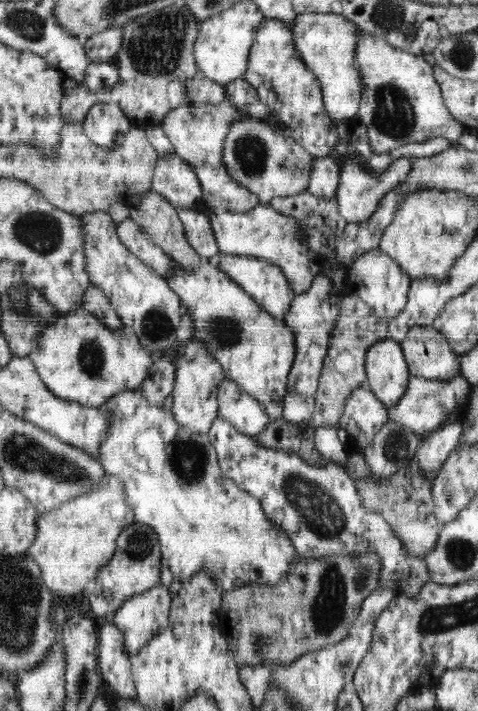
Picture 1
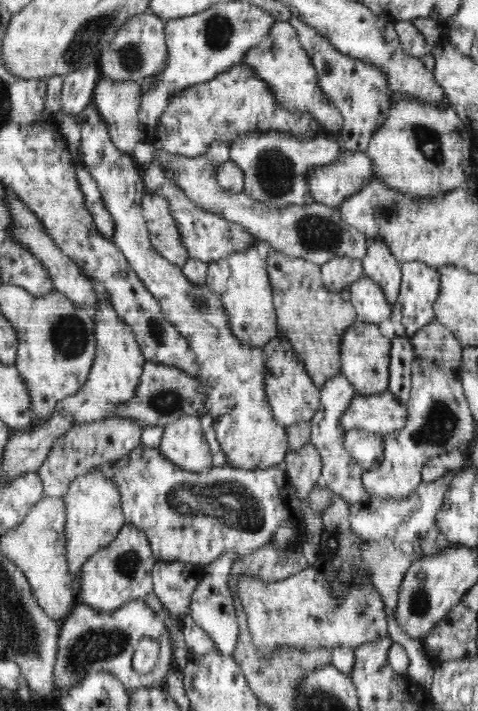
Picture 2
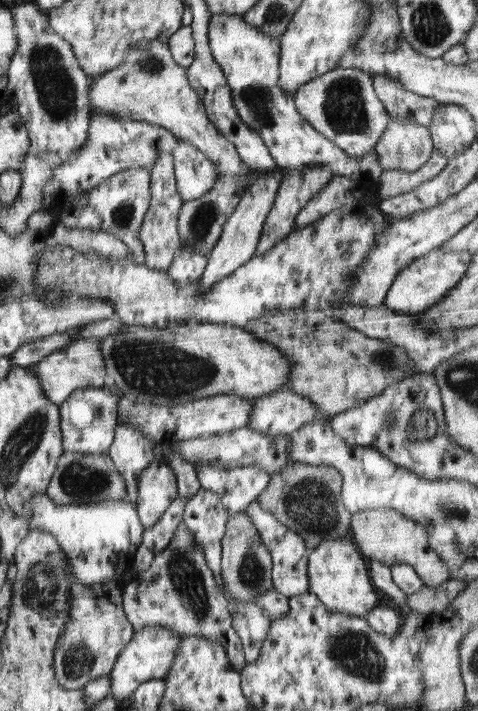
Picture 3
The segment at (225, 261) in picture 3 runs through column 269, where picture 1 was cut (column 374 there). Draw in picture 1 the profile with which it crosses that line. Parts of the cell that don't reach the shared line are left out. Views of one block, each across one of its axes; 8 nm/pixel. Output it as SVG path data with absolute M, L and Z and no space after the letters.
M347 156L339 158L341 176L335 199L337 200L340 215L347 223L363 224L370 221L371 217L377 212L382 198L410 177L412 160L412 157L398 157L392 161L392 164L386 170L368 174L357 163L348 159Z

